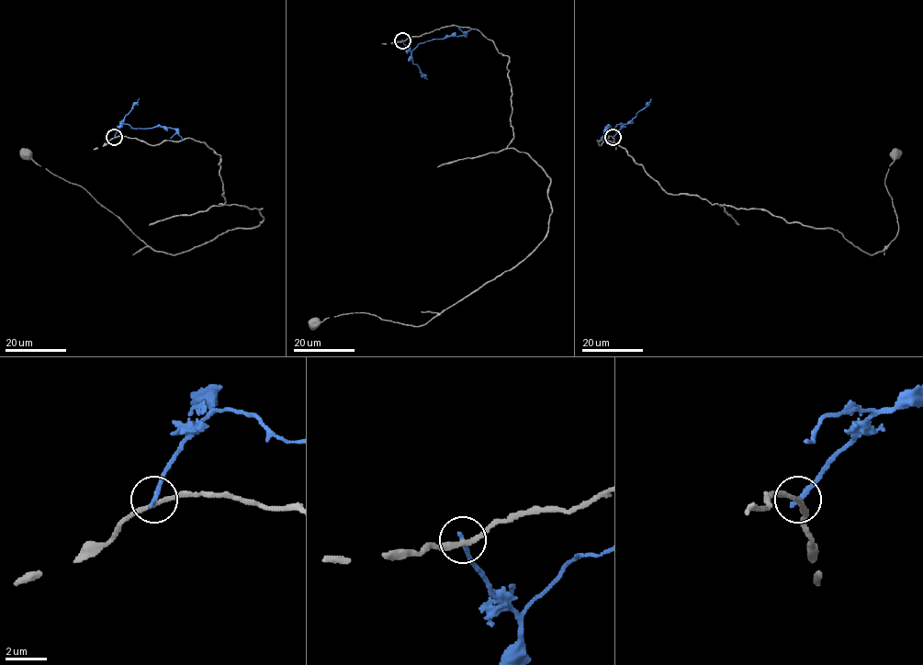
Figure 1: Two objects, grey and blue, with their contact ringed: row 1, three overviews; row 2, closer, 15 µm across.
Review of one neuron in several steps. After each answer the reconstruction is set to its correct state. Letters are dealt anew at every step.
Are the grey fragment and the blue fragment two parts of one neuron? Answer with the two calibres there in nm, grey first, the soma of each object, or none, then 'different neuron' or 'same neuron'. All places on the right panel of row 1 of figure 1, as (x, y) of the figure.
200 nm thick on the grey side, 260 nm on the other; cell body of grey at (895, 153); no cell body on blue; different neuron

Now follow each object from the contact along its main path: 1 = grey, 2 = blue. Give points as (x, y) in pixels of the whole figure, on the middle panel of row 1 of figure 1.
1: (403, 41), (469, 27), (509, 58), (507, 146), (549, 178), (545, 238), (418, 326), (364, 312), (313, 322)
2: (403, 41), (412, 50), (422, 42), (447, 36), (463, 36), (469, 30)

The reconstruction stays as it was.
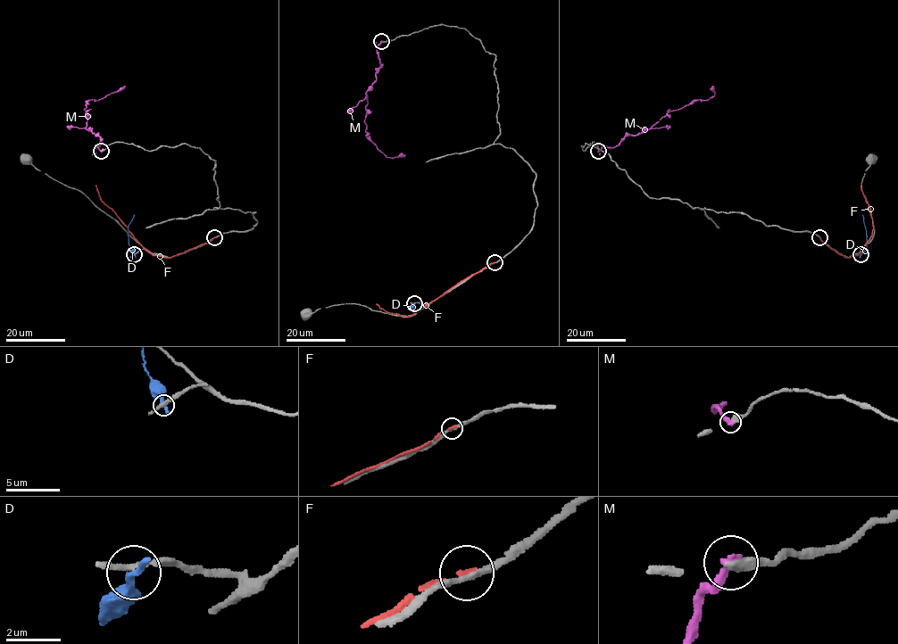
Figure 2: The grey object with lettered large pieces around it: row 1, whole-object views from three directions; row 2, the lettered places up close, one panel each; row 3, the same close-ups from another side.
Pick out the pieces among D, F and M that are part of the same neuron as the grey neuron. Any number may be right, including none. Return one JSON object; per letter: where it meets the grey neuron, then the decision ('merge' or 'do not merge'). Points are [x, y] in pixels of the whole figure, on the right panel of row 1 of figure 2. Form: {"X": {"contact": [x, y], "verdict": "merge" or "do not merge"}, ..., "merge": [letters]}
{"D": {"contact": [860, 254], "verdict": "do not merge"}, "F": {"contact": [819, 237], "verdict": "do not merge"}, "M": {"contact": [598, 151], "verdict": "do not merge"}, "merge": []}

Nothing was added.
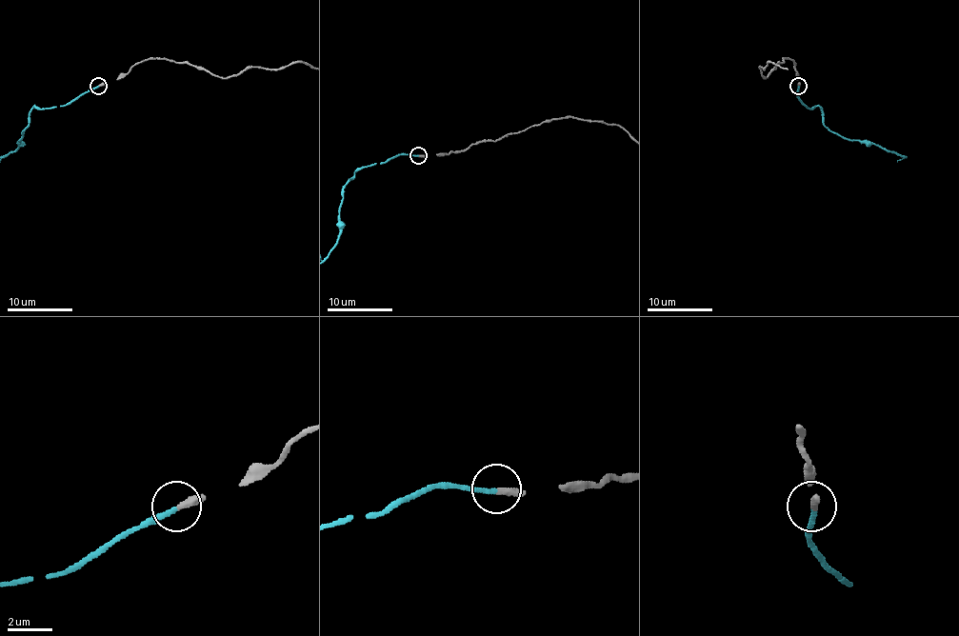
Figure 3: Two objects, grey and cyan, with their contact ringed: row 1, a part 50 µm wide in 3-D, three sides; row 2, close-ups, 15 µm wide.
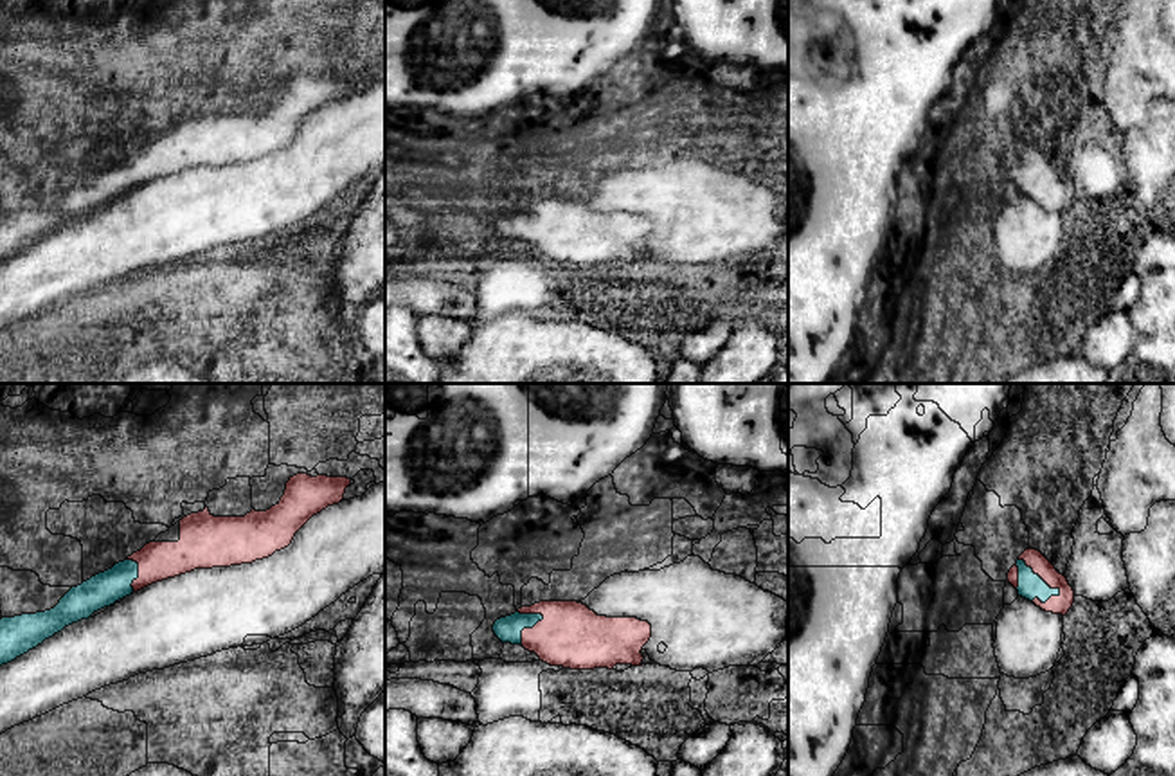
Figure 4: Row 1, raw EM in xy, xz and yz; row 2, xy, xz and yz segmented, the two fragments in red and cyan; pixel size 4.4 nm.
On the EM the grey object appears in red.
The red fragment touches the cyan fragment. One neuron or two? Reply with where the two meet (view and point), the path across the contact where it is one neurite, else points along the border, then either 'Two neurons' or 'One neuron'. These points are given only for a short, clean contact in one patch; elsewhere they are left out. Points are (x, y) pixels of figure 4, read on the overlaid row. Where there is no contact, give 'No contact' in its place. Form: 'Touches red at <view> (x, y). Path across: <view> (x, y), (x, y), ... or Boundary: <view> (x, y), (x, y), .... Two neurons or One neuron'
Touches red at yz (1040, 577). Path across: yz (1033, 559), (1033, 569), (1040, 577), (1031, 586). One neuron

